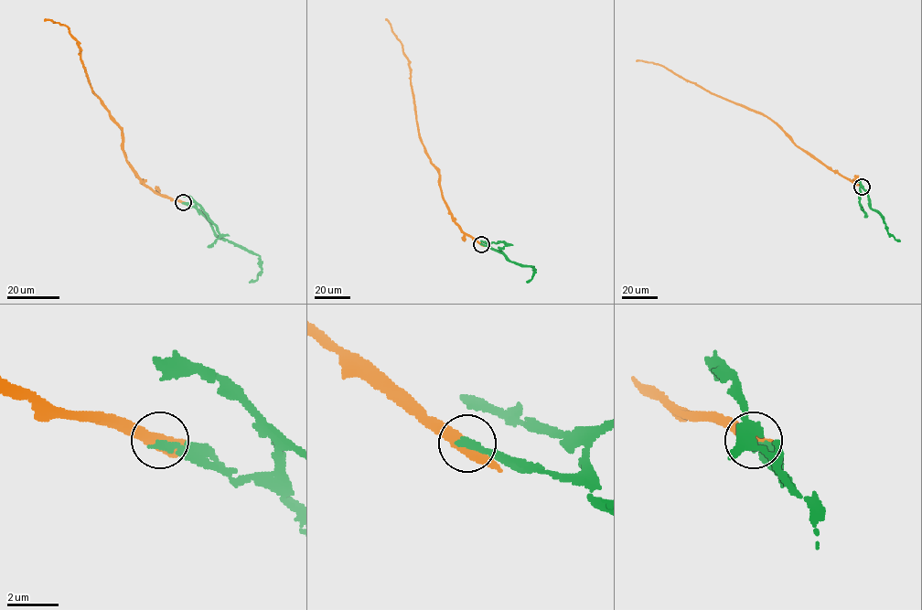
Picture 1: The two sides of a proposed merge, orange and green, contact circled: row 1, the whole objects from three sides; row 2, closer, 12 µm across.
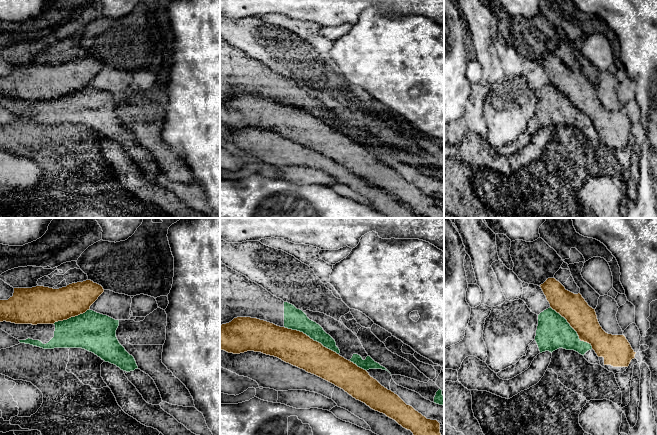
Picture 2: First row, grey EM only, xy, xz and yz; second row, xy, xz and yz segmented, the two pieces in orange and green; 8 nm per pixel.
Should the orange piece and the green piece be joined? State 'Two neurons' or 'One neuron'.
Two neurons

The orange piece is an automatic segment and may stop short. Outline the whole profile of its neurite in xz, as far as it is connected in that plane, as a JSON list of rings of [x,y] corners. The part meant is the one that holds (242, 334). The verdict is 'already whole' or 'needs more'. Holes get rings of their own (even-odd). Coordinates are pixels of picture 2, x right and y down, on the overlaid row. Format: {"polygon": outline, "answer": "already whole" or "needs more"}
{"polygon": [[[237,317],[229,323],[220,325],[220,349],[233,354],[254,351],[277,357],[343,389],[371,409],[395,420],[413,435],[441,435],[440,423],[437,420],[427,419],[412,406],[407,405],[397,394],[382,386],[366,370],[314,341],[303,332],[257,318]]], "answer": "already whole"}

